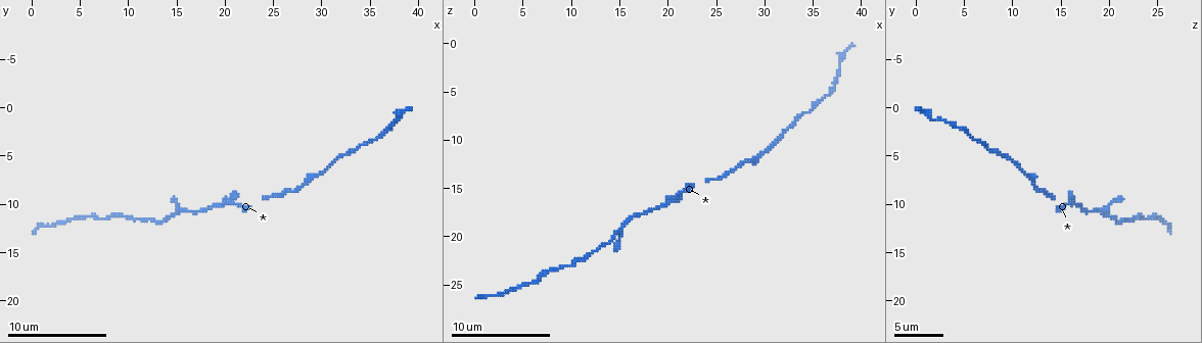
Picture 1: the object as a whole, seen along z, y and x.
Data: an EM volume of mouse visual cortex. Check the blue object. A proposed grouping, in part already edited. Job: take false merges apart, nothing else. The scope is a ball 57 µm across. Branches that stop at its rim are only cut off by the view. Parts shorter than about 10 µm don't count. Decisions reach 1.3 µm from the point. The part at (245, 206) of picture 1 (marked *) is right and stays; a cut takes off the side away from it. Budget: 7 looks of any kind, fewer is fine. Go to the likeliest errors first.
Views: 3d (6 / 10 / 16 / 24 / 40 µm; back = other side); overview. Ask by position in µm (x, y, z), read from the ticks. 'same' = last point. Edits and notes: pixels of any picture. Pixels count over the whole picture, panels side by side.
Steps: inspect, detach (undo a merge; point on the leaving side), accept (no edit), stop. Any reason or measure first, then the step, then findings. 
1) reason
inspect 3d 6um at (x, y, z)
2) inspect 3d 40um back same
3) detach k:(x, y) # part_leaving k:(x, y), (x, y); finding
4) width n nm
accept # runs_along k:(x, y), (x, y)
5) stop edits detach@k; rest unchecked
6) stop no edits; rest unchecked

thick turns thin
inspect 3d 16um at (29.4, 7.0, 11.8)

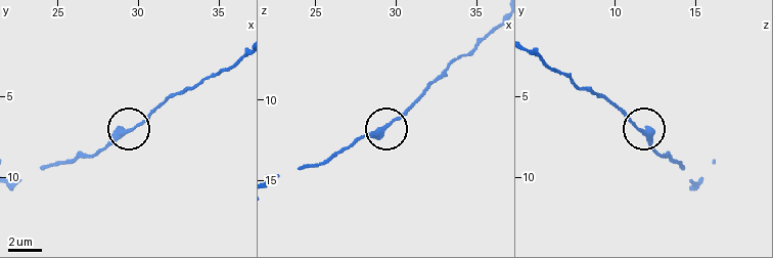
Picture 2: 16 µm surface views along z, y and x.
inspect 3d 16um back at (29.6, 7.0, 11.7)

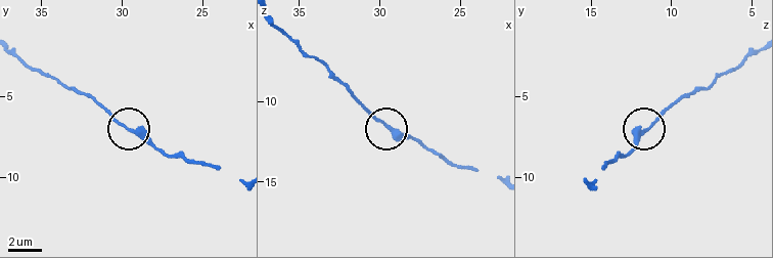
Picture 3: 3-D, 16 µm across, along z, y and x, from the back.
accept # one cell here

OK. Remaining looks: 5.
three-way junction
inspect 3d 6um at (20.8, 10.0, 15.8)

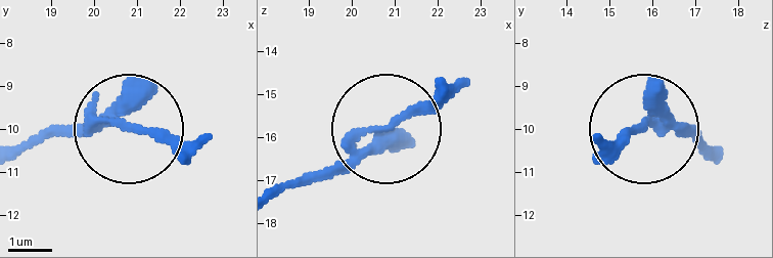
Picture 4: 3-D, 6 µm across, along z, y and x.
accept # runs_along 4:(440, 98), (305, 183); all the same cell

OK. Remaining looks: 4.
a narrow waist
inspect 3d 10um at (14.6, 11.2, 19.8)

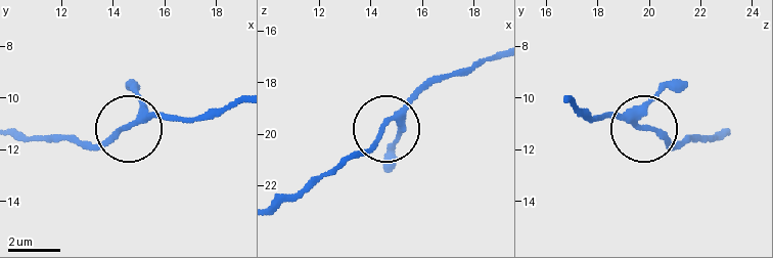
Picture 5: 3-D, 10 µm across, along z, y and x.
closer look
inspect 3d 6um at (14.4, 11.2, 20.0)

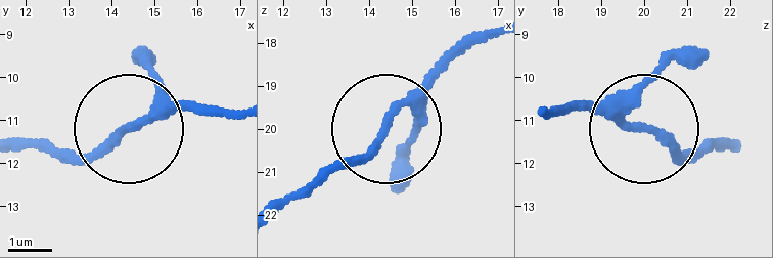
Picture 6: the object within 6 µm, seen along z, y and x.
width 170 nm
accept # runs_along 6:(230, 110), (175, 110), (98, 149), (58, 154); continuous, no second cell

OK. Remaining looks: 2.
stop no edits; rest unchecked

